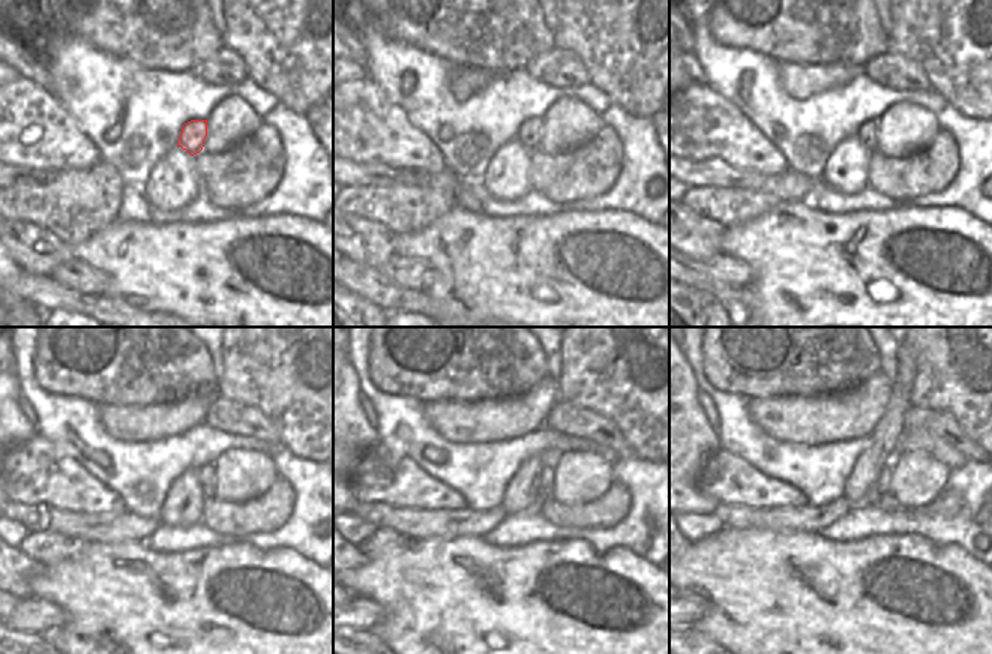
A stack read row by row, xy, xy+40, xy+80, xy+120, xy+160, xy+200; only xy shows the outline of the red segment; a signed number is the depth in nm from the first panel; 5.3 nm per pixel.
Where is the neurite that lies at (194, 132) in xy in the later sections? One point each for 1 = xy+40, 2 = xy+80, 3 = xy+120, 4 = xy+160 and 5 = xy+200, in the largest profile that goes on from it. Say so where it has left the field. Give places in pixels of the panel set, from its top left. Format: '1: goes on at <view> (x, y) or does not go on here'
1: goes on at xy+40 (529, 135)
2: goes on at xy+80 (866, 134)
3: goes on at xy+120 (207, 476)
4: goes on at xy+160 (548, 474)
5: goes on at xy+200 (884, 479)

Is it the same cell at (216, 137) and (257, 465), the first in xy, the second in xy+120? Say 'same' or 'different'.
same

